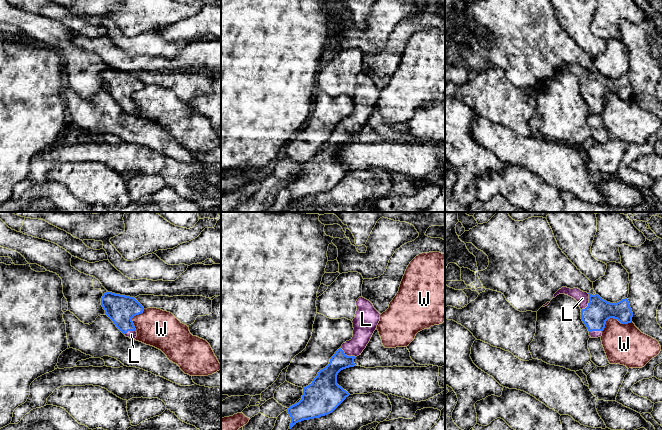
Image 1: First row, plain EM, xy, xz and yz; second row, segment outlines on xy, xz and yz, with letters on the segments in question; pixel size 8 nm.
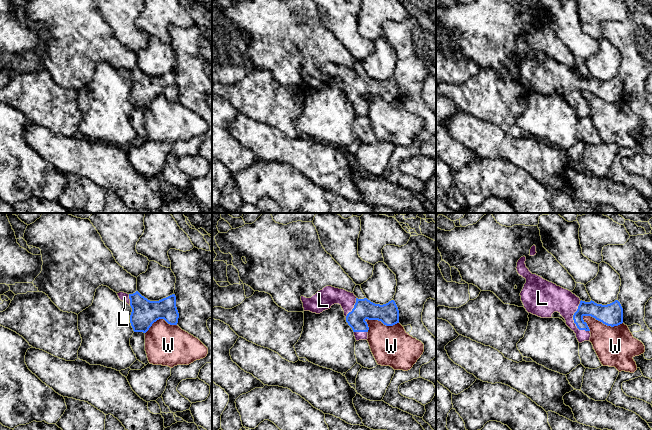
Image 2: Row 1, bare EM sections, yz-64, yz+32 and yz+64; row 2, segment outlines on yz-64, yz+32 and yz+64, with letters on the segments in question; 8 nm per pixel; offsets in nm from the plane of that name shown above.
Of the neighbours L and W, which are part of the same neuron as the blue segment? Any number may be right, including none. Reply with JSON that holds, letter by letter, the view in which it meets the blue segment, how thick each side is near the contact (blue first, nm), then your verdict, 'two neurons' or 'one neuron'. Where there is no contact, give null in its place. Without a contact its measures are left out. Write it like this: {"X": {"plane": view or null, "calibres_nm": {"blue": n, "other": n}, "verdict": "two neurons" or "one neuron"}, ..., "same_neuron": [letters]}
{"L": {"plane": "yz", "calibres_nm": {"blue": 200, "other": 100}, "verdict": "one neuron"}, "W": {"plane": "yz", "calibres_nm": {"blue": 200, "other": 320}, "verdict": "two neurons"}, "same_neuron": ["L"]}

